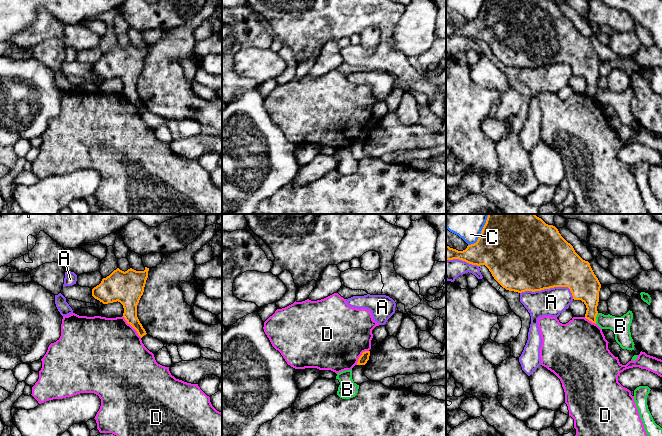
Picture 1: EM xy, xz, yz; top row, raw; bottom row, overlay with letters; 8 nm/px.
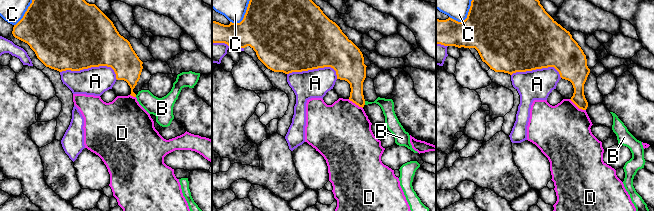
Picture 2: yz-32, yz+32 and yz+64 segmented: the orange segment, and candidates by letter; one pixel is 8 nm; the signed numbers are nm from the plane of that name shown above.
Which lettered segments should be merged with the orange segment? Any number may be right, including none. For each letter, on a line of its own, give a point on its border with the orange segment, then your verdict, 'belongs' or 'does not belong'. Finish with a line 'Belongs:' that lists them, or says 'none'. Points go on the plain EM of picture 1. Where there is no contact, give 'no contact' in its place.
A: yz (549, 64) | does not belong
B: yz (595, 94) | does not belong
C: yz (479, 13) | does not belong
D: xy (132, 102) | does not belong
Belongs: none

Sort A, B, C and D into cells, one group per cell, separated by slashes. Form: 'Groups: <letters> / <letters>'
Groups: A / B / C / D

